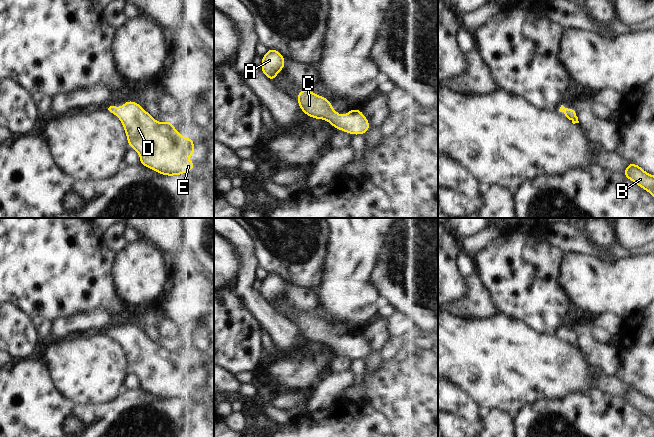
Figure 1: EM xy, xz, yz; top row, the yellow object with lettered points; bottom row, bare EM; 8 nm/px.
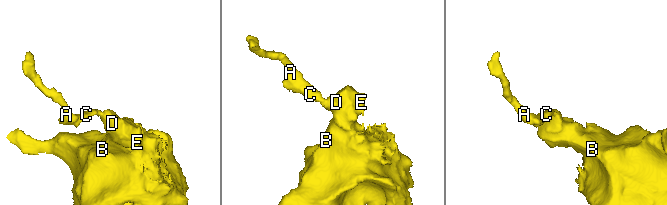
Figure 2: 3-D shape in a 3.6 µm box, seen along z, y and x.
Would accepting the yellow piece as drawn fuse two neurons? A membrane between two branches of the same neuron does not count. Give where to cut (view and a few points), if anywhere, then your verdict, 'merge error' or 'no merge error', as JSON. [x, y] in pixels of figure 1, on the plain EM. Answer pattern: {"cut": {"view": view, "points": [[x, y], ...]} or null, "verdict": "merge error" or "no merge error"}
{"cut": null, "verdict": "no merge error"}

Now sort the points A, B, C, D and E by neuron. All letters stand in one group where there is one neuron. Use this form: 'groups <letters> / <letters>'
groups A B C D E

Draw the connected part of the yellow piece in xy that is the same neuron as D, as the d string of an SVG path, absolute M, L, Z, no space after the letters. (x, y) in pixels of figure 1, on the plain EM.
M132 324L125 325L121 332L106 329L104 334L116 338L121 345L128 370L139 378L141 390L163 400L193 396L194 363L183 361L172 345L158 346Z

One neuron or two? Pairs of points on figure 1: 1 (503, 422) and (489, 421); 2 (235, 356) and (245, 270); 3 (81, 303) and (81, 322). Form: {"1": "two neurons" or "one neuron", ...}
{"1": "one neuron", "2": "two neurons", "3": "two neurons"}

